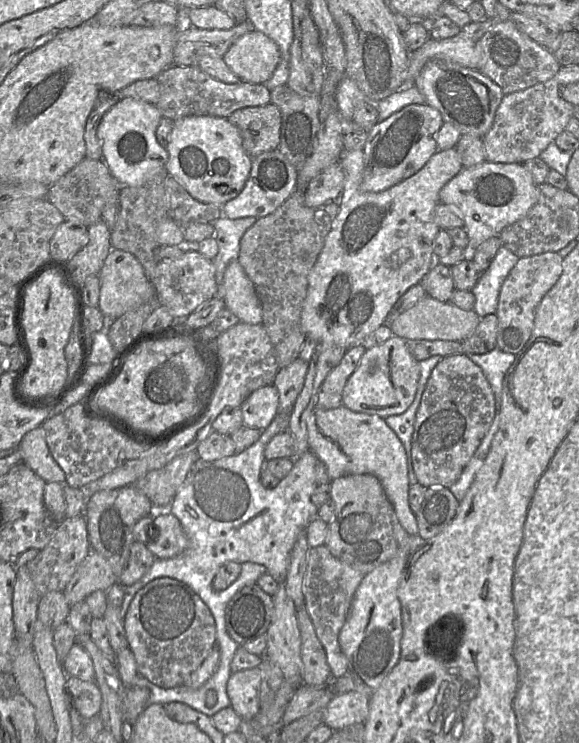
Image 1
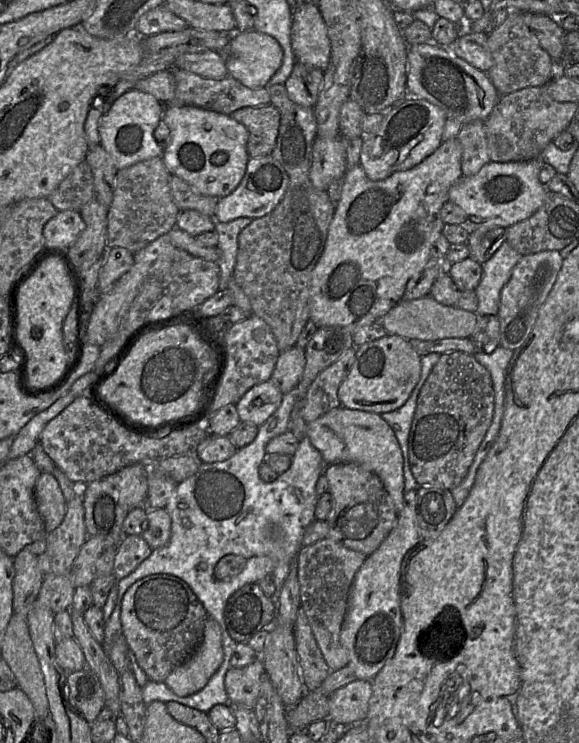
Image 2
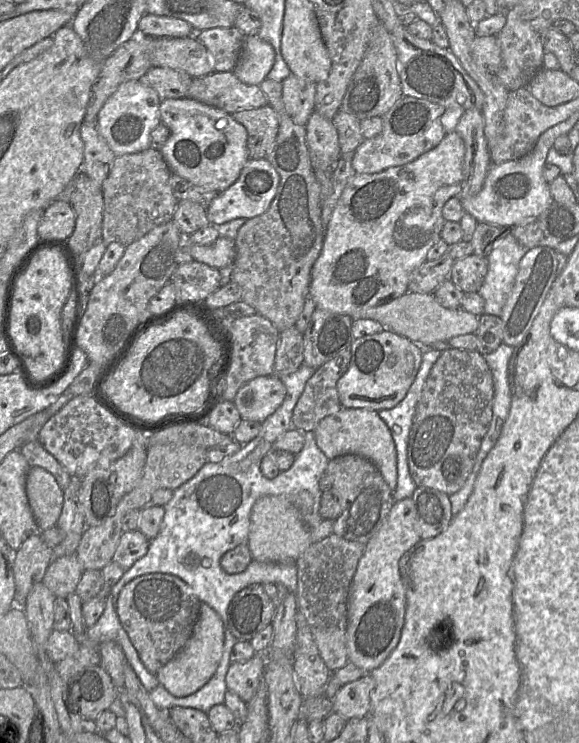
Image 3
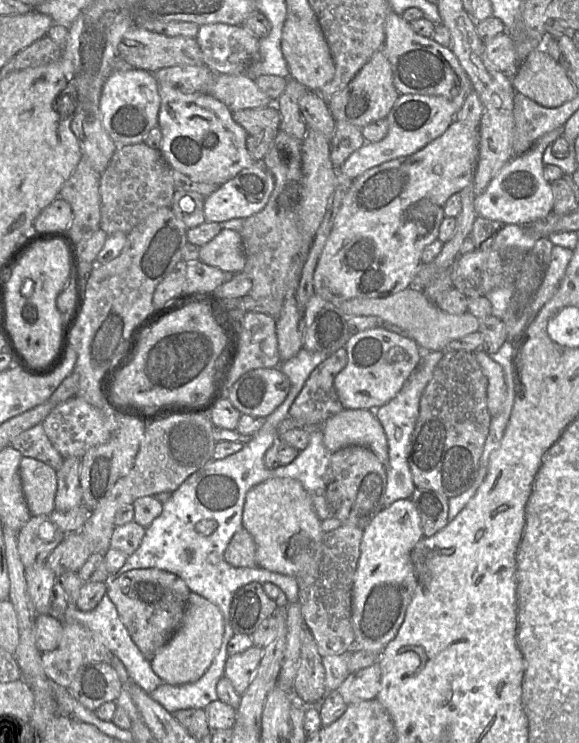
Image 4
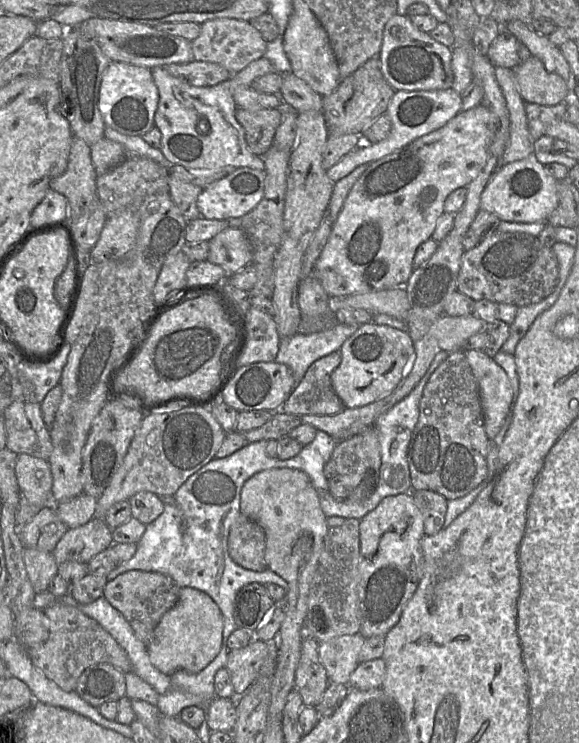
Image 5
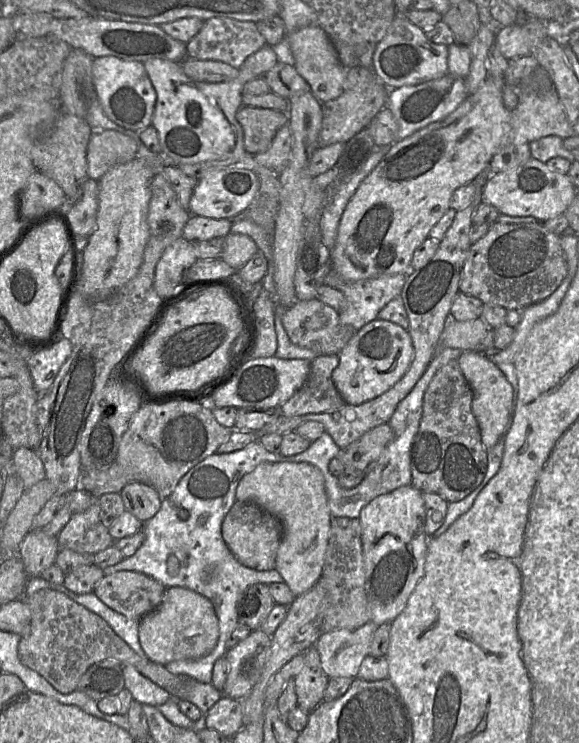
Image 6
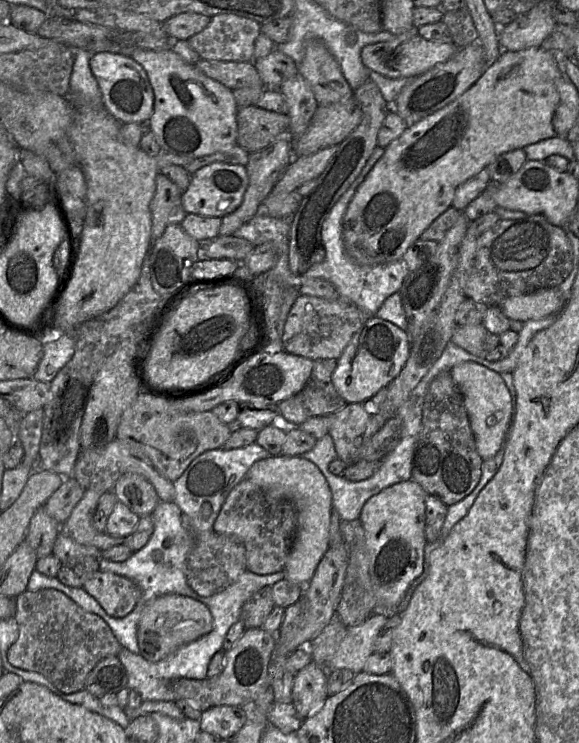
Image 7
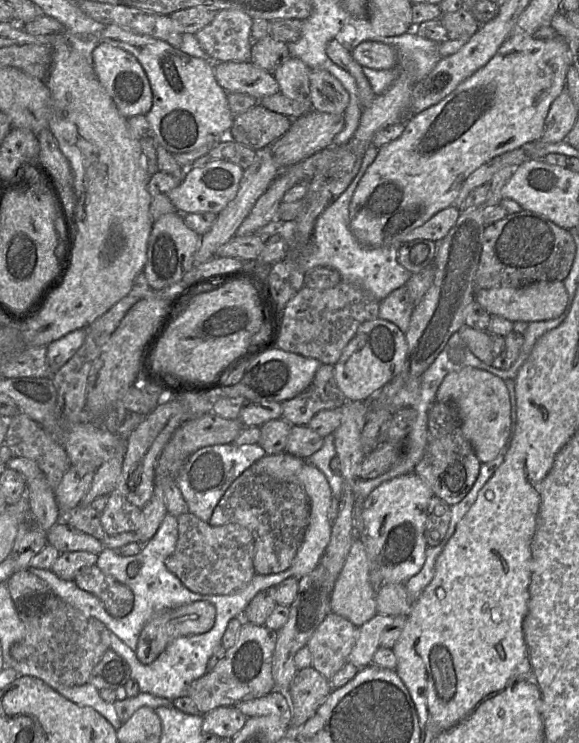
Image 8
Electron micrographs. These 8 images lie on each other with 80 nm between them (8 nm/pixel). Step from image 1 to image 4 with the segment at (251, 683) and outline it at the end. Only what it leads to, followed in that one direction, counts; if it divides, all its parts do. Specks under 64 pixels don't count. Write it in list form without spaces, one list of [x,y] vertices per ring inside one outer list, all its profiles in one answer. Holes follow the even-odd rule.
[[[253,645],[241,653],[228,656],[224,676],[230,680],[240,696],[245,693],[253,680],[262,654],[263,647]]]

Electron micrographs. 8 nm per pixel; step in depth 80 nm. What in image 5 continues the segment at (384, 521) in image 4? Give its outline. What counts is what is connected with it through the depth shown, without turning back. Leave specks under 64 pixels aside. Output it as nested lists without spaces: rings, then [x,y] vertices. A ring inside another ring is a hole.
[[[411,493],[385,497],[375,509],[360,519],[359,633],[366,639],[385,636],[399,621],[423,573],[421,543],[424,536],[423,515]]]

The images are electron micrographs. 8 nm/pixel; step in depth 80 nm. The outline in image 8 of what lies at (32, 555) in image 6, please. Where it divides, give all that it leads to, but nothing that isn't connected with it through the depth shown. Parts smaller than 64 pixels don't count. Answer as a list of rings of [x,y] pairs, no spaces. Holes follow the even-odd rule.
[[[13,457],[8,464],[10,468],[20,472],[25,478],[30,510],[48,532],[54,524],[61,520],[54,490],[50,487],[45,474],[35,461],[28,458]]]

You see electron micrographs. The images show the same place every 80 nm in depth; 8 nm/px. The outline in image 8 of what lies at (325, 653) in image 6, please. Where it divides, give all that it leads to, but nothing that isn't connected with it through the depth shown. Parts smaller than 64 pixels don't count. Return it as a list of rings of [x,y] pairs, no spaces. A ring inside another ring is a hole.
[[[377,613],[358,628],[355,645],[348,656],[348,662],[362,669],[372,664],[374,653],[380,647],[384,629],[393,622],[394,616]]]

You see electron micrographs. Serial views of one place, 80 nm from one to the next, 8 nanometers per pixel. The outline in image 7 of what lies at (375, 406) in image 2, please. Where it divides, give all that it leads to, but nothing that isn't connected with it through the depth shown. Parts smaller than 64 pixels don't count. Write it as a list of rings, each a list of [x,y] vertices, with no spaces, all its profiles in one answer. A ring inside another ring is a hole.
[[[376,315],[367,319],[354,334],[332,374],[332,382],[346,403],[360,403],[387,387],[404,367],[410,354],[411,337],[392,322]]]

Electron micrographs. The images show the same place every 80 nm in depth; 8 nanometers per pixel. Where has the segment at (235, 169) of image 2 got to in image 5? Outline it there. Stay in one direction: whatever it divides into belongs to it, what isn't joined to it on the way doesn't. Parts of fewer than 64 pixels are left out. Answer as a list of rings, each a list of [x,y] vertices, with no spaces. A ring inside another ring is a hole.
[[[263,56],[215,86],[199,87],[173,76],[163,66],[152,68],[152,76],[159,91],[155,126],[162,133],[160,150],[170,165],[182,165],[191,171],[220,171],[228,166],[264,170],[263,158],[248,149],[245,130],[236,120],[237,106],[233,93],[238,86],[251,86],[256,78],[274,70],[271,62]]]

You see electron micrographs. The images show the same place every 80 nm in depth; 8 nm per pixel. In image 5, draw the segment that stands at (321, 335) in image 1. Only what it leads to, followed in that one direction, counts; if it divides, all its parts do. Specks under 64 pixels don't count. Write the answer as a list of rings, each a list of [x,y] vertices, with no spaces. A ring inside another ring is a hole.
[[[481,103],[469,110],[461,110],[439,129],[415,139],[408,145],[368,165],[367,169],[351,188],[337,219],[333,223],[328,241],[325,244],[314,268],[314,275],[318,278],[324,291],[329,297],[365,294],[395,287],[403,287],[406,284],[414,270],[413,260],[416,250],[420,244],[432,238],[437,223],[444,213],[444,202],[448,195],[458,188],[467,187],[485,166],[495,126],[495,116],[483,103]]]

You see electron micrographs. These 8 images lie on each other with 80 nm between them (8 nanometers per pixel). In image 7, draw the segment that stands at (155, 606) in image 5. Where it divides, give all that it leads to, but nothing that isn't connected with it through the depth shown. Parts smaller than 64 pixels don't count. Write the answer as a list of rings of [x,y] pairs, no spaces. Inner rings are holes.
[[[98,571],[84,583],[83,589],[114,618],[131,613],[142,596],[134,581],[110,572]]]

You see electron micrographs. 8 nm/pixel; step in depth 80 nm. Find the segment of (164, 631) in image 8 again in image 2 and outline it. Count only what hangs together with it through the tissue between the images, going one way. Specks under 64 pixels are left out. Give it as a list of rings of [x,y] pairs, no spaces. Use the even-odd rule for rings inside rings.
[[[208,616],[203,638],[192,656],[168,675],[164,683],[178,696],[190,696],[206,686],[223,661],[219,624]]]

